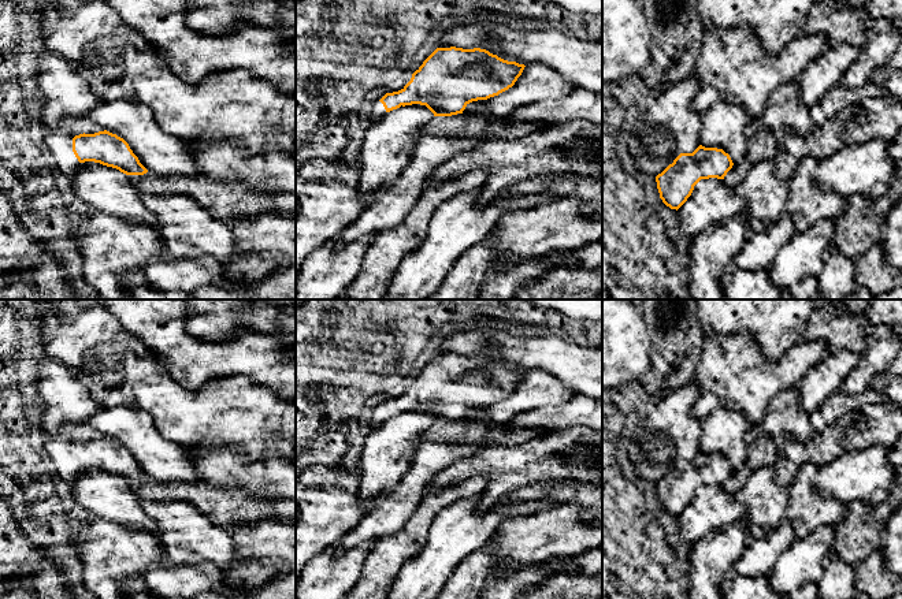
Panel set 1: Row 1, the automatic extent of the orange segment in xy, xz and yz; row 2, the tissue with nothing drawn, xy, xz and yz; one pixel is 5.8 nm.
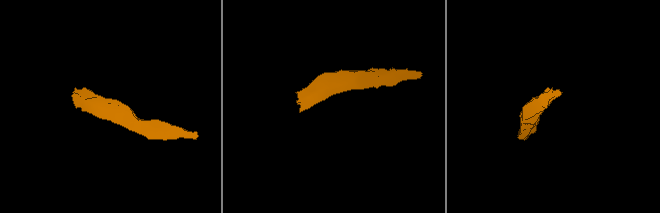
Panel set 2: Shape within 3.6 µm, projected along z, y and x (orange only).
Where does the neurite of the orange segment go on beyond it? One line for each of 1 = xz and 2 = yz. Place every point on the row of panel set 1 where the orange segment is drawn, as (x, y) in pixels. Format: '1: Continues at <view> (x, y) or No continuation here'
1: Continues at xz (378, 110)
2: No continuation here

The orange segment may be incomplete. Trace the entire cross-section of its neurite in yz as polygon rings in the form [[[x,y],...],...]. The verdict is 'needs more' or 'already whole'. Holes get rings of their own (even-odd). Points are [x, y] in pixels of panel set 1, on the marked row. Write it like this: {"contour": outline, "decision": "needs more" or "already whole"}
{"contour": [[[699,145],[693,153],[680,153],[656,176],[660,198],[678,211],[701,179],[724,179],[732,165],[730,155],[717,148]]], "decision": "already whole"}

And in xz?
{"contour": [[[437,48],[401,90],[372,103],[374,119],[412,104],[426,105],[434,116],[463,114],[469,103],[512,88],[524,67],[480,48]]], "decision": "needs more"}

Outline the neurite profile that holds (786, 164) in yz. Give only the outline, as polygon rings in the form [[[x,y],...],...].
[[[832,116],[824,124],[805,134],[780,135],[773,157],[775,175],[788,181],[793,178],[801,159],[812,156],[819,161],[827,159],[842,145],[843,116]]]

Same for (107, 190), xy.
[[[94,161],[81,163],[71,178],[71,189],[94,212],[156,224],[156,217],[142,201],[137,185],[116,168]]]

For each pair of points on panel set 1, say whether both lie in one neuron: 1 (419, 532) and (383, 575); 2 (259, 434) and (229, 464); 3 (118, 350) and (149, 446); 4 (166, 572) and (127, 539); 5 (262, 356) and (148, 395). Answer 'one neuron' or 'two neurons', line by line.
1: one neuron
2: two neurons
3: two neurons
4: two neurons
5: two neurons

